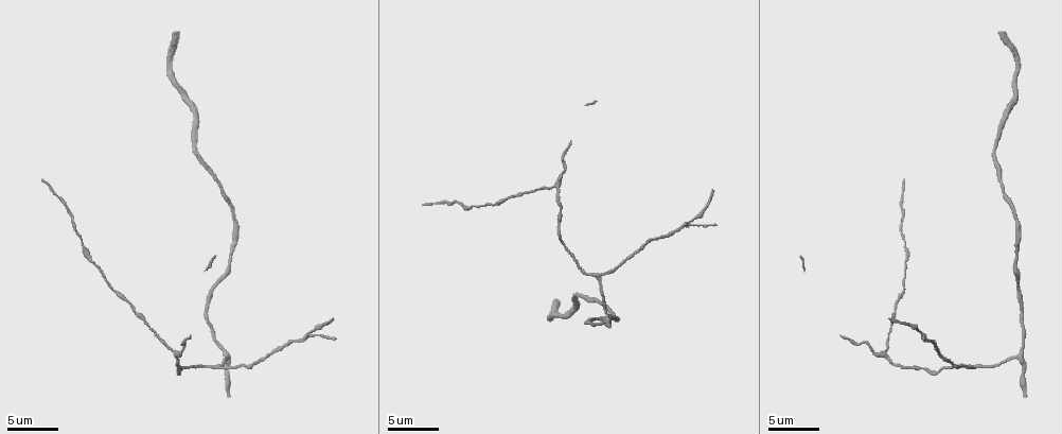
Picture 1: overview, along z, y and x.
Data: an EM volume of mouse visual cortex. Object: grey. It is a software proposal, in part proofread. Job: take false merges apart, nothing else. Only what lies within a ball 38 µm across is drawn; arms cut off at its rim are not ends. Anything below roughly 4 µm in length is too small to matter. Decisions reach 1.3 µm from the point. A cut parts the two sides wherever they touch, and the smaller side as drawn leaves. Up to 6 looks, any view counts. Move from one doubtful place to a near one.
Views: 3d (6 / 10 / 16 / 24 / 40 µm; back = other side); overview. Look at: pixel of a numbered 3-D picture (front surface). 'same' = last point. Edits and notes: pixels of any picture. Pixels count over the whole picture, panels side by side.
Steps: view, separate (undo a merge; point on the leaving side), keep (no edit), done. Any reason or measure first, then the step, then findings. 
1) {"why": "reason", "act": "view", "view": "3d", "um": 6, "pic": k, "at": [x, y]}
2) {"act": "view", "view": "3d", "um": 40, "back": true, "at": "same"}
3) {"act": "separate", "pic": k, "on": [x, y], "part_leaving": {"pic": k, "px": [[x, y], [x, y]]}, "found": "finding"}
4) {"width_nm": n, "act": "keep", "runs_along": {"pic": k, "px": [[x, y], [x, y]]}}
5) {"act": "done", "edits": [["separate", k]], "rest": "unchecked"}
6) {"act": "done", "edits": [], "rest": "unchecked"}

{"why": "calibre changes", "act": "view", "view": "3d", "um": 6, "pic": 1, "at": [1015, 247]}

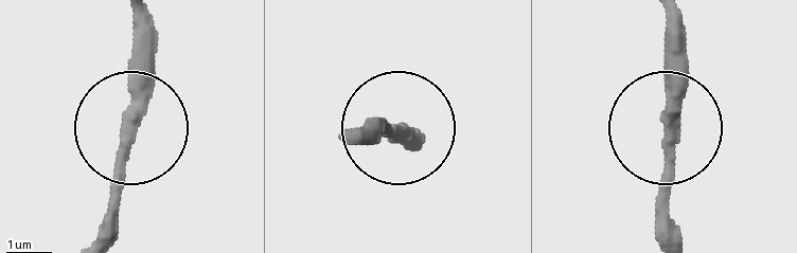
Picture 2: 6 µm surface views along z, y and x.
{"act": "keep", "runs_along": {"pic": 2, "px": [[676, 235], [665, 201], [665, 19]]}, "found": "continuous, no second neuron"}

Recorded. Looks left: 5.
{"why": "sudden change in width", "act": "view", "view": "3d", "um": 6, "pic": 1, "at": [194, 139]}

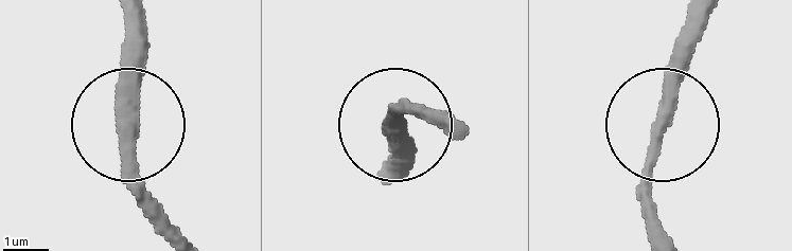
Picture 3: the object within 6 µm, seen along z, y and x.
{"act": "view", "view": "3d", "um": 6, "back": true, "pic": 3, "at": [128, 122]}

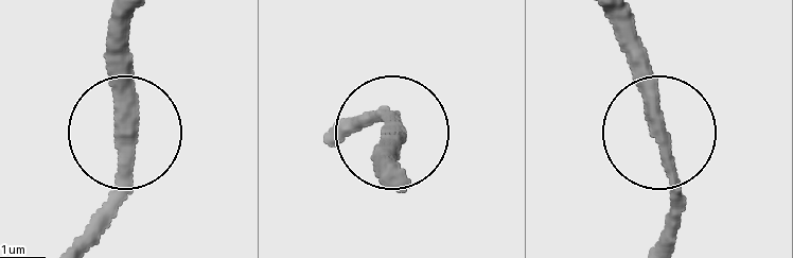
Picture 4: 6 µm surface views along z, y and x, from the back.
{"act": "keep", "runs_along": {"pic": 4, "px": [[333, 140], [379, 121], [390, 155]]}, "found": "all the same neuron"}

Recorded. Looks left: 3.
{"why": "sudden change in width", "act": "view", "view": "3d", "um": 16, "pic": 1, "at": [96, 266]}

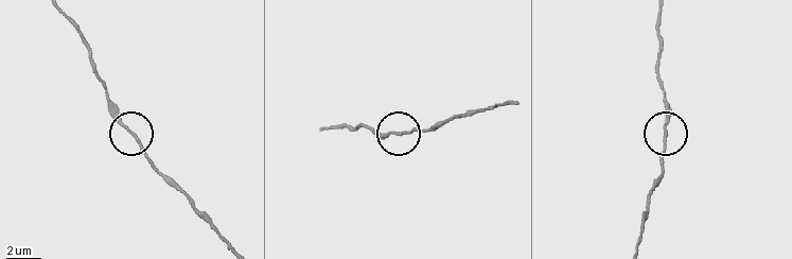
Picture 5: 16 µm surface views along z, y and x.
{"act": "keep", "runs_along": {"pic": 5, "px": [[511, 103], [481, 107], [407, 134], [375, 134]]}, "found": "one neuron here"}

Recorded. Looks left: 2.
{"act": "done", "edits": [], "rest": "unchecked"}

